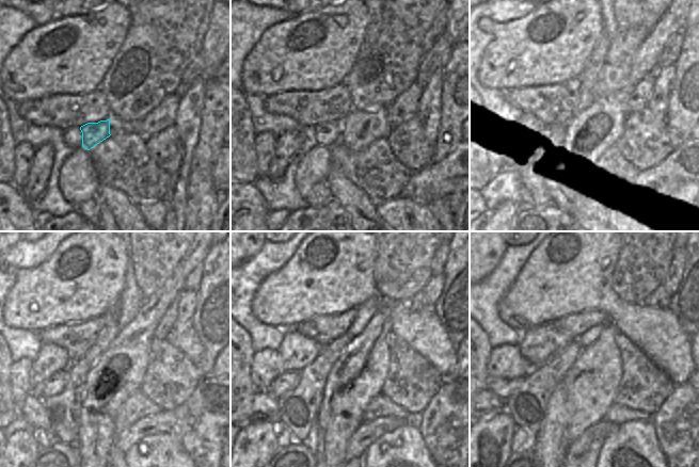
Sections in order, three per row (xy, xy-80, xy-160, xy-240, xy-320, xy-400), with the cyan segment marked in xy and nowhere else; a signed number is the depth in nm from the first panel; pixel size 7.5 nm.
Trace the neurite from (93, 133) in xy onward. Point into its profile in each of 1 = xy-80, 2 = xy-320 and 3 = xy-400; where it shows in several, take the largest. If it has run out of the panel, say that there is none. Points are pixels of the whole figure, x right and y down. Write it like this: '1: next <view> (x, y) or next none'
1: next xy-80 (328, 134)
2: next xy-320 (287, 381)
3: next xy-400 (503, 387)

